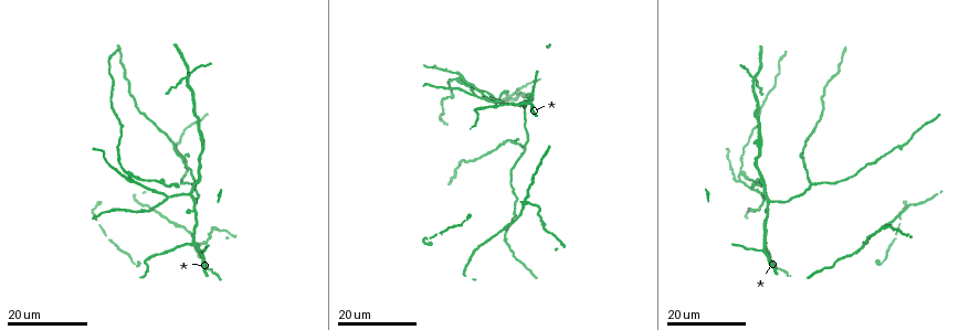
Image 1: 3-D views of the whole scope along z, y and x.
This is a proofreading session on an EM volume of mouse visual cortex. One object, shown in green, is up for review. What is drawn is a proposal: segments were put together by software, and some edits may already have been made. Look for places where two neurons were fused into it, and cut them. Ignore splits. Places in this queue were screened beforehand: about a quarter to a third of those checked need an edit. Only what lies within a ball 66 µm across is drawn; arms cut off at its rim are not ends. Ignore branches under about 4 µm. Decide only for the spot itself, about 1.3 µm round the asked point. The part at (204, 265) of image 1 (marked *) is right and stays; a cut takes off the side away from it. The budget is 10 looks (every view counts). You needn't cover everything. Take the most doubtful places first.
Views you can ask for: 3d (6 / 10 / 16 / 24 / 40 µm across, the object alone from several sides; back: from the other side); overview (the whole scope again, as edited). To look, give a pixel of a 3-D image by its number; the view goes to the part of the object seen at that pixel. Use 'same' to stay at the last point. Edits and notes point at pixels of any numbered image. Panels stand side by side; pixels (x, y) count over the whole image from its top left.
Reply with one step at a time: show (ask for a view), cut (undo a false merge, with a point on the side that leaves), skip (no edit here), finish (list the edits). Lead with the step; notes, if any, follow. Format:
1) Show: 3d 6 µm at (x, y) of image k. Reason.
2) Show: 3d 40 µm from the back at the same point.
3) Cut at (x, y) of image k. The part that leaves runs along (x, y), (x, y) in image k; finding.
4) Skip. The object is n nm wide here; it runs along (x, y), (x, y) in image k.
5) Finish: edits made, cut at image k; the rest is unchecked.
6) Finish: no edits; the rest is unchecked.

Show: 3d 16 µm at (184, 78) of image 1. Four or more arms meet.

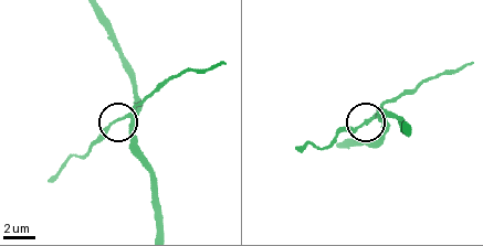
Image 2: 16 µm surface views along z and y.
Show: 3d 6 µm at (125, 115) of image 2.

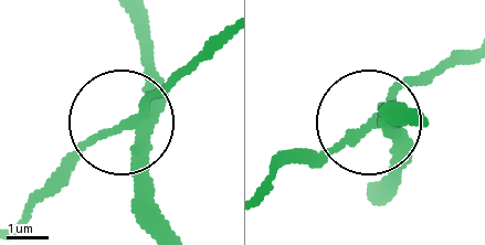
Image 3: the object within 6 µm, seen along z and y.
Cut at (88, 142) of image 3. The side arm is 8 µm long; the part that leaves runs along (139, 120), (223, 46) in image 3; two neurons meet here.

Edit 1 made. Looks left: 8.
Show: overview. Redraw.

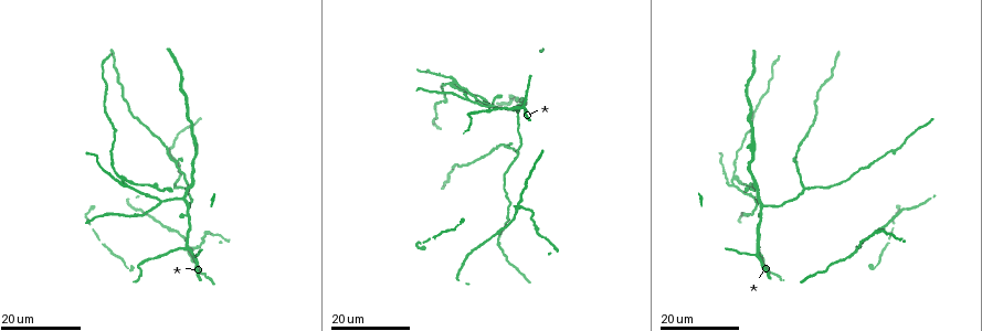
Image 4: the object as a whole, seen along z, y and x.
Show: 3d 16 µm at (515, 208) of image 4. Four arms meet.

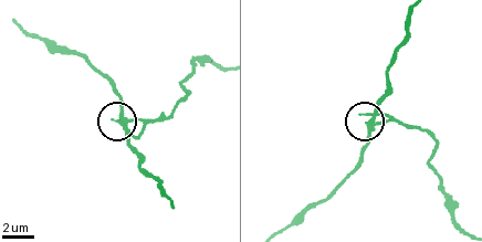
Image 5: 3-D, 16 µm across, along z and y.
Show: 3d 6 µm at (126, 120) of image 5.

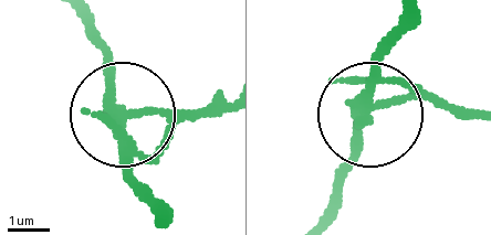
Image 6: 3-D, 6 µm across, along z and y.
Cut at (209, 116) of image 6. 4 arms meet here; the part that leaves runs along (152, 108), (222, 100) in image 6; a second neuron is stuck on.

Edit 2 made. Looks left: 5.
Show: 3d 16 µm at (183, 201) of image 4. Three arms meet.

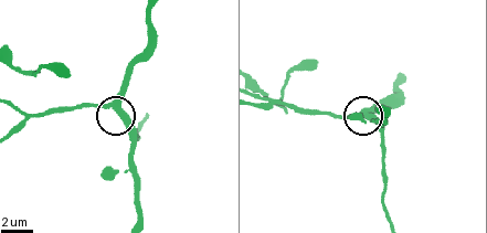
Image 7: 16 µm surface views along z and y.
Show: 3d 6 µm at (107, 104) of image 7. Closer look.

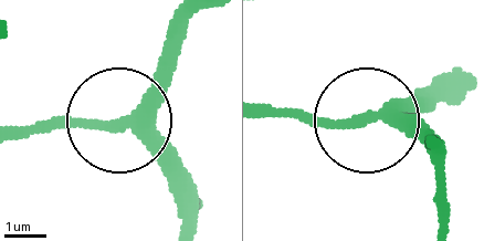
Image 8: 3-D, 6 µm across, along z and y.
Skip. 3 arms meet here; it runs along (430, 144), (374, 119), (427, 112) in image 8; all the same neuron.

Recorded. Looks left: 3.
Show: 3d 24 µm at (452, 85) of image 4. Three-way junction.

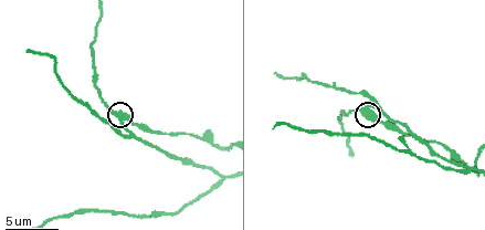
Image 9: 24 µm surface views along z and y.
Show: 3d 10 µm at (116, 114) of image 9.

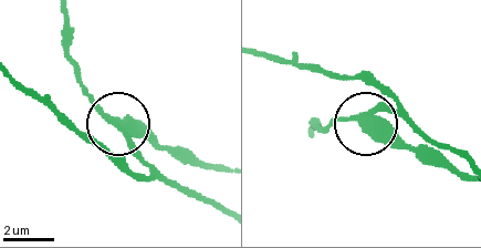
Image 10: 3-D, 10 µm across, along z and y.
Cut at (146, 130) of image 10. The part that leaves runs along (366, 117), (383, 122), (415, 147), (440, 151), (466, 172) in image 10; a second neuron is stuck on.

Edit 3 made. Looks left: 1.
Show: 3d 6 µm at (222, 181) of image 9. Three arms meet.

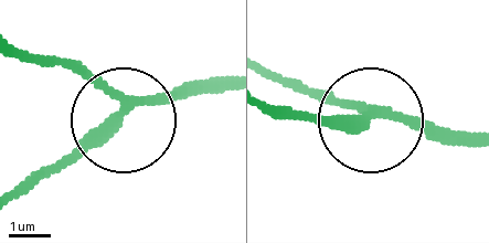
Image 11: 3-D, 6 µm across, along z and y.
Skip. It runs along (471, 141), (397, 119), (285, 119) in image 11; one neuron here.

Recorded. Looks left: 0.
Finish: edits made, cut at image 3, cut at image 6, cut at image 10; the rest is unchecked.

